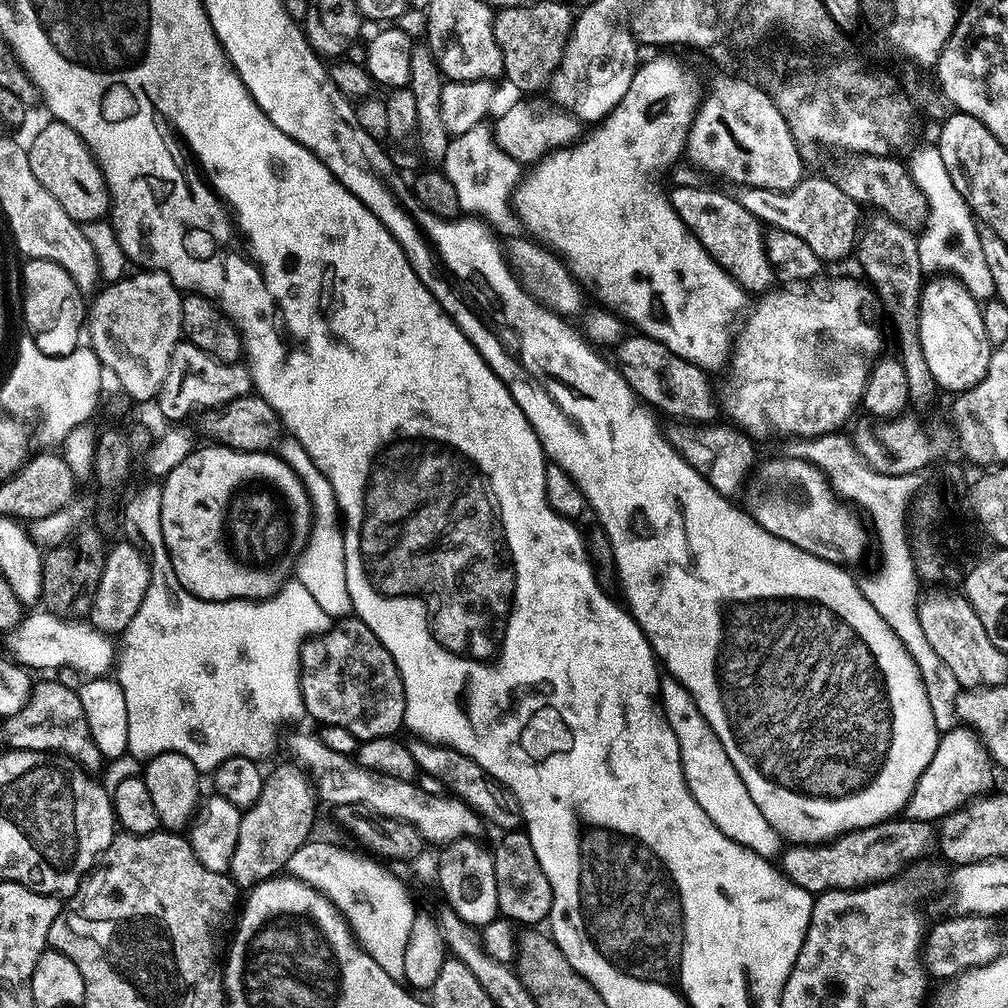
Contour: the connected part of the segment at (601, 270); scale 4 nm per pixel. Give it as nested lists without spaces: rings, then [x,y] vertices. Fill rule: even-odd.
[[[669,55],[656,56],[653,60],[648,60],[639,65],[630,82],[630,90],[614,106],[614,110],[603,120],[595,125],[593,132],[585,131],[575,144],[565,148],[557,148],[549,151],[541,160],[535,161],[531,165],[532,169],[523,173],[522,179],[516,185],[516,189],[510,199],[512,210],[516,213],[522,225],[523,231],[533,240],[542,244],[545,248],[551,249],[561,260],[565,262],[569,271],[572,272],[573,279],[583,289],[585,293],[593,292],[595,298],[603,307],[615,313],[620,319],[629,324],[632,323],[637,333],[654,338],[666,346],[678,358],[686,358],[691,364],[696,364],[705,370],[723,365],[725,358],[730,352],[730,332],[728,336],[728,323],[736,316],[736,311],[740,308],[740,303],[746,299],[746,293],[714,258],[698,242],[695,232],[690,232],[685,217],[679,216],[673,197],[668,197],[665,180],[670,171],[676,167],[678,161],[685,155],[688,147],[688,135],[692,129],[692,119],[696,116],[696,109],[700,107],[702,99],[702,84],[699,79],[694,82],[684,82],[680,76],[676,76],[672,68],[672,58]]]

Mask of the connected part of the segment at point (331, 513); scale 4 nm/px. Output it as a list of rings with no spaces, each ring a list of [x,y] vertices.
[[[285,435],[278,444],[278,455],[284,459],[286,466],[298,474],[304,489],[308,491],[308,498],[312,503],[312,529],[308,531],[308,540],[300,552],[300,559],[296,561],[294,569],[295,579],[310,590],[314,602],[326,610],[326,614],[333,618],[344,618],[352,612],[350,594],[346,590],[346,554],[344,553],[344,530],[340,507],[334,498],[334,486],[326,482],[326,474],[314,466],[314,458],[302,450],[302,442],[293,436]]]

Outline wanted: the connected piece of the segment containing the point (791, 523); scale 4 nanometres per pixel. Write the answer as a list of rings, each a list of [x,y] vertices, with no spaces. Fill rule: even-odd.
[[[795,458],[757,463],[746,480],[748,497],[742,500],[743,507],[762,530],[770,530],[770,534],[831,564],[853,566],[868,552],[870,532],[860,521],[861,513],[833,492],[823,471],[806,459]]]

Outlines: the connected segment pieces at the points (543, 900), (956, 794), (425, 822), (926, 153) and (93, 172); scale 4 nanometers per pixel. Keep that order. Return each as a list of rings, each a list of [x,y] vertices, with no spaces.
[[[508,830],[497,842],[492,852],[494,862],[494,878],[498,882],[498,906],[500,916],[520,926],[536,926],[547,921],[548,911],[552,905],[550,882],[546,882],[546,874],[542,874],[542,866],[538,862],[538,854],[534,854],[534,846],[530,846],[527,831]]]
[[[968,726],[950,729],[941,735],[934,758],[930,758],[930,766],[918,778],[903,815],[909,820],[939,822],[972,800],[989,795],[995,789],[992,787],[996,784],[996,774],[992,756],[977,731]]]
[[[315,735],[308,736],[296,748],[295,759],[311,774],[317,797],[331,806],[354,804],[369,813],[388,820],[403,820],[414,826],[429,845],[443,846],[463,836],[479,837],[482,818],[469,804],[451,794],[426,793],[416,782],[390,778],[374,770],[366,770],[352,756],[343,756],[326,746]]]
[[[939,147],[918,148],[911,153],[910,171],[918,190],[926,194],[928,203],[928,222],[919,233],[917,242],[921,270],[925,274],[947,274],[970,290],[975,300],[991,300],[995,297],[996,287],[994,278],[990,278],[990,266],[986,264],[986,254],[982,250],[978,221],[968,209],[962,194],[958,194],[954,182],[950,182],[950,173],[942,163]]]
[[[49,119],[36,132],[26,147],[30,158],[30,170],[34,170],[34,178],[54,194],[54,198],[66,210],[66,214],[81,226],[88,226],[91,220],[105,219],[110,208],[108,187],[104,185],[104,175],[86,142],[70,126],[60,120]]]

